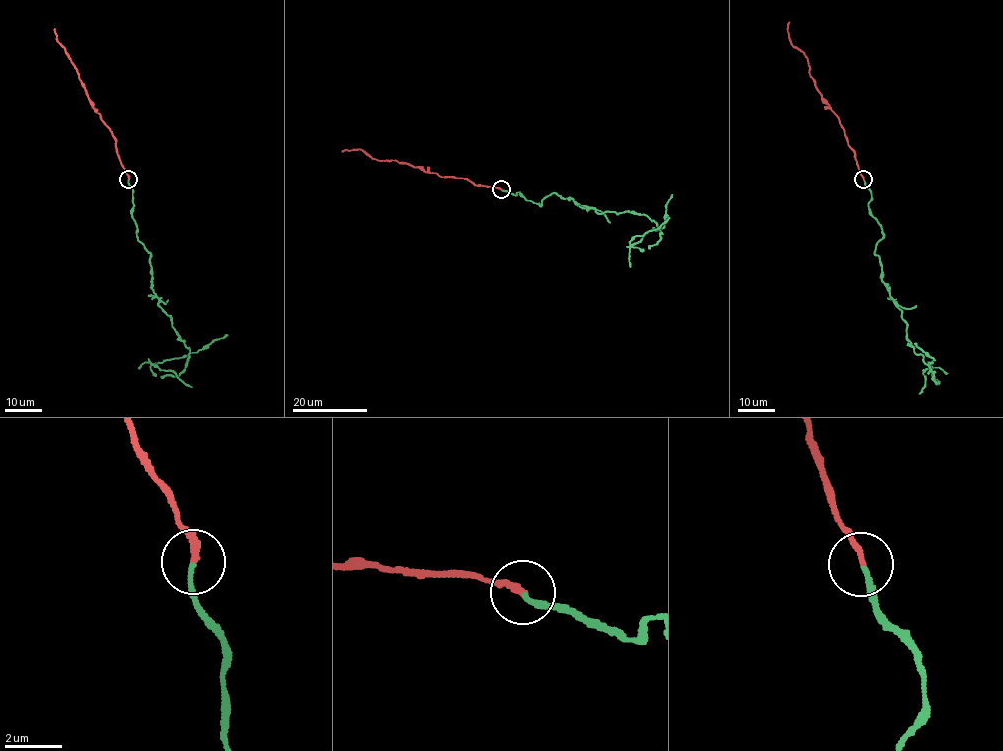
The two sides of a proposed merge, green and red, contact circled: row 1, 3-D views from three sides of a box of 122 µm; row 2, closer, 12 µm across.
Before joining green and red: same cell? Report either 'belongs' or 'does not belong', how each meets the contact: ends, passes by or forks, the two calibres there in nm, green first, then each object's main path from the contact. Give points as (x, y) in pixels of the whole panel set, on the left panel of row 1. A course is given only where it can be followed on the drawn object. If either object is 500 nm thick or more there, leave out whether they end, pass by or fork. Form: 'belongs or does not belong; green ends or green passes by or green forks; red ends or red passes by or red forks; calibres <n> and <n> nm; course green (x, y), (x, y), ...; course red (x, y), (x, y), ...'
does not belong; green ends; red ends; calibres 160 and 220 nm; course green (129, 178), (132, 218), (138, 240), (150, 254), (153, 293), (189, 350), (188, 359), (152, 363), (191, 387); course red (129, 178), (117, 153), (115, 137), (94, 107), (77, 70), (57, 40), (54, 28)

